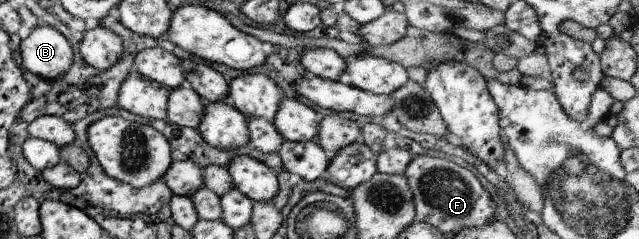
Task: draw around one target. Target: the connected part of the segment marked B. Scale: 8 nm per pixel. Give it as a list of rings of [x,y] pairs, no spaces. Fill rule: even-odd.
[[[50,25],[42,26],[29,30],[28,36],[20,43],[20,54],[24,58],[24,66],[44,79],[49,81],[58,79],[71,67],[73,63],[74,49],[70,46],[69,40],[64,38],[56,28]]]

